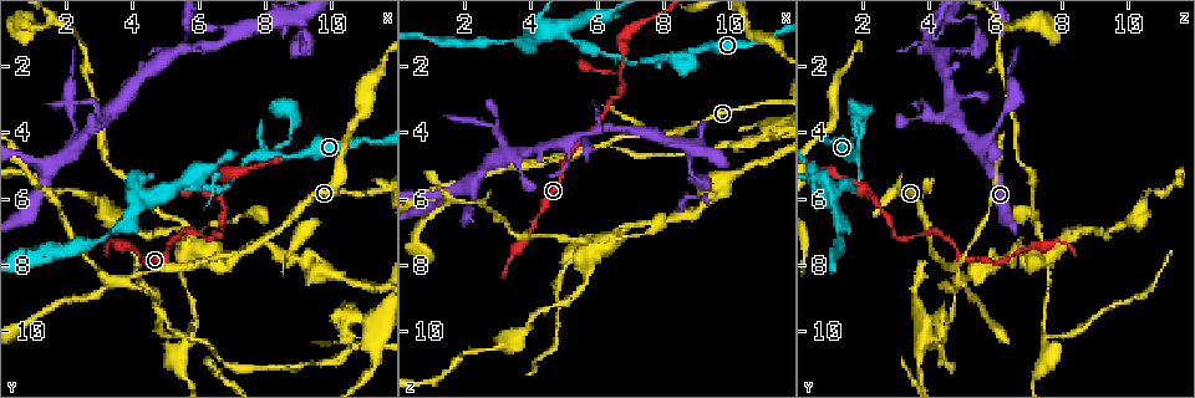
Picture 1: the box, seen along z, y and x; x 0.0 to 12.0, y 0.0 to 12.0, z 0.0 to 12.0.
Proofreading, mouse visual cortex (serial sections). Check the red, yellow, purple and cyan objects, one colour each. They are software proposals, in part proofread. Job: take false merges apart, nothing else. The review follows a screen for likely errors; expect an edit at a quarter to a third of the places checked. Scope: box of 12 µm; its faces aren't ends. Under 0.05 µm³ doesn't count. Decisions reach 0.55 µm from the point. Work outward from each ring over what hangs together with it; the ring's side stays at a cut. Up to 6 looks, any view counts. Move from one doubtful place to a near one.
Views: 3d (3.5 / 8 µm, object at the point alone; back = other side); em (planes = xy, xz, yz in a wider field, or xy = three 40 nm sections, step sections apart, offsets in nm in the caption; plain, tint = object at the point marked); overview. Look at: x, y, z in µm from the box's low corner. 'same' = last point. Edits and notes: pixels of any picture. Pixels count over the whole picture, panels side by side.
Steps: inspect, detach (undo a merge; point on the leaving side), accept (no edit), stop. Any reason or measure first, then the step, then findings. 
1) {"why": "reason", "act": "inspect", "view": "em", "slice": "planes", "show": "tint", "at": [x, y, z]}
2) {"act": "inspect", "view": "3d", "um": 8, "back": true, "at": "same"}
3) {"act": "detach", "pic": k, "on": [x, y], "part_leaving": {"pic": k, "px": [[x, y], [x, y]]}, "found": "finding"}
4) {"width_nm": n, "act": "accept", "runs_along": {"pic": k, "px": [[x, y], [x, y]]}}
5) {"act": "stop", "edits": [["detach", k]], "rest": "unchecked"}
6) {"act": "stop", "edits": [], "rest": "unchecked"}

{"act": "inspect", "view": "3d", "um": 3.5, "at": [8.3, 4.6, 1.7]}

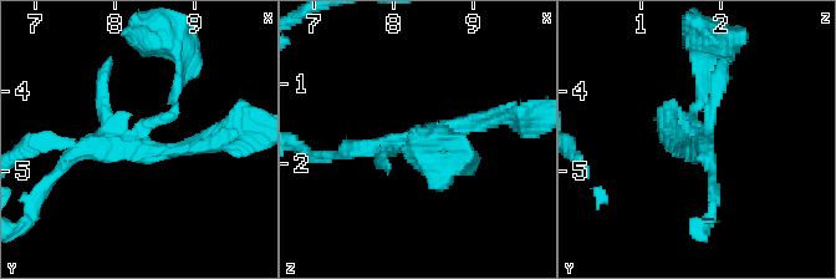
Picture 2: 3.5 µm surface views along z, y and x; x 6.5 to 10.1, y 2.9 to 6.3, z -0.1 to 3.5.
{"act": "inspect", "view": "em", "slice": "xy", "step": 2, "show": "tint", "at": [8.30, 4.70, 1.70]}

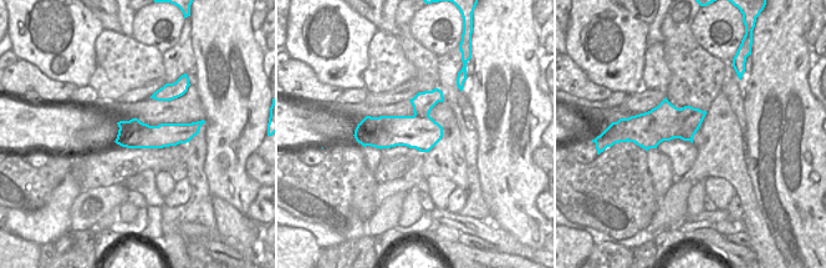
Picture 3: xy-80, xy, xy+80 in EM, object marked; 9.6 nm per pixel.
{"act": "accept", "runs_along": {"pic": 2, "px": [[493, 120], [343, 155]]}, "found": "continuous, no second cell"}

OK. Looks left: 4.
{"why": "looks like a crossing", "act": "inspect", "view": "3d", "um": 3.5, "at": [3.8, 8.5, 5.0]}

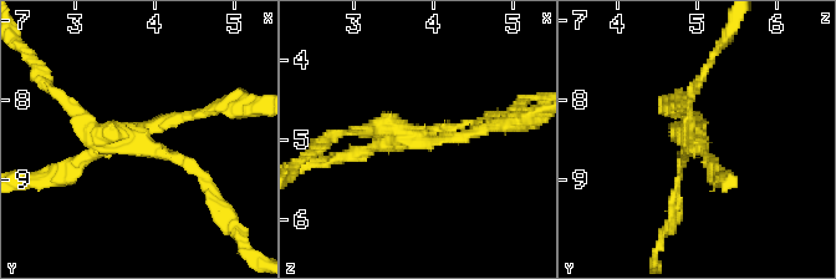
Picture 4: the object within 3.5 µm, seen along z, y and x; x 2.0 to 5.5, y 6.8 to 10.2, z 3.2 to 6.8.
{"arms": 4, "act": "detach", "pic": 4, "on": [65, 101], "part_leaving": {"pic": 4, "px": [[144, 137], [194, 171], [232, 221]]}, "found": "a second cell is stuck on"}

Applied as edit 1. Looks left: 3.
{"why": "looks like a crossing", "act": "inspect", "view": "3d", "um": 3.5, "at": [4.9, 5.9, 1.0]}

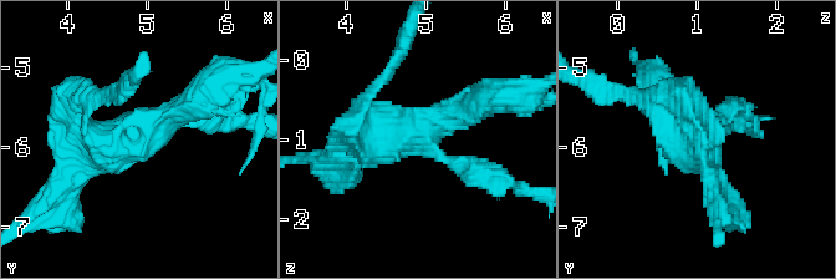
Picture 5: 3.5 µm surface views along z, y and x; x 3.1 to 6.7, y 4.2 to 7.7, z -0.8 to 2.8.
{"arms": 4, "arm_widths_nm": [250, 300, 300, 350], "act": "inspect", "view": "em", "slice": "planes", "show": "tint", "at": [4.90, 5.90, 0.95]}

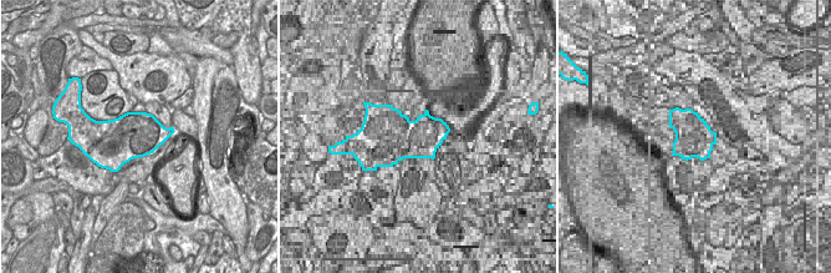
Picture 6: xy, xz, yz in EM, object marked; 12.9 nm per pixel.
{"width_nm": 600, "act": "accept", "runs_along": {"pic": 5, "px": [[209, 111], [113, 141], [76, 176]]}, "found": "continuous, no second cell"}

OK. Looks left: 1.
{"act": "stop", "edits": [["detach", 4]], "rest": "unchecked"}

